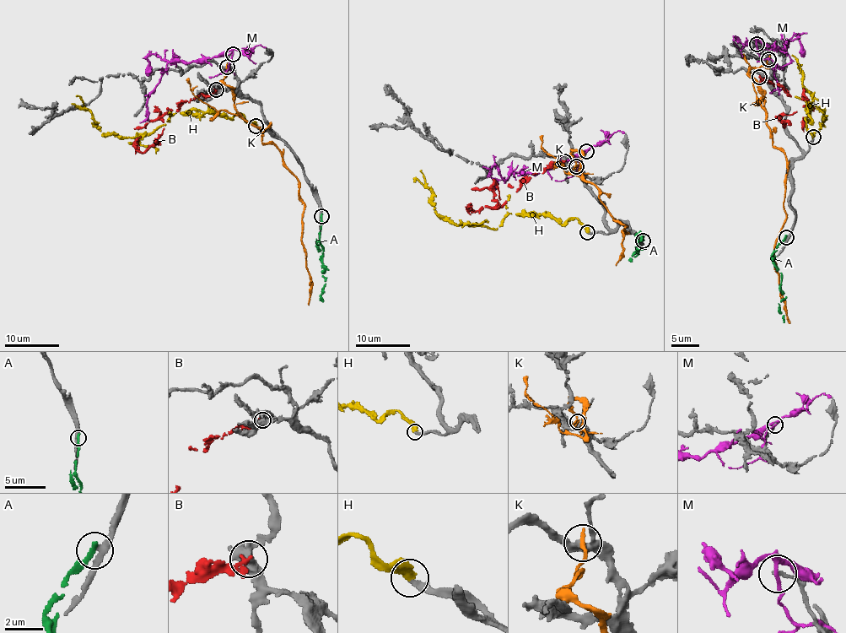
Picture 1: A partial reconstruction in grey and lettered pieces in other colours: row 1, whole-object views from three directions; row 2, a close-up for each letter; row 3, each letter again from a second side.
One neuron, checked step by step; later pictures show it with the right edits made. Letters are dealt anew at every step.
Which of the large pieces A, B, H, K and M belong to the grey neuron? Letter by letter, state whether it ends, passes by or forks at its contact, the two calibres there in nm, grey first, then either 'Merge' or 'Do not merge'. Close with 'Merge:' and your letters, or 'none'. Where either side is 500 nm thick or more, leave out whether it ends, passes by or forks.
A: It ends there. Thickness 300 nm (grey) against 240 nm. Do not merge
B: It ends there. Thickness 320 nm (grey) against 240 nm. Do not merge
H: It ends there. Thickness 240 nm (grey) against 320 nm. Merge
K: It ends there. Thickness 320 nm (grey) against 260 nm. Do not merge
M: It forks there. Thickness 190 nm (grey) against 180 nm. Do not merge
Merge: H

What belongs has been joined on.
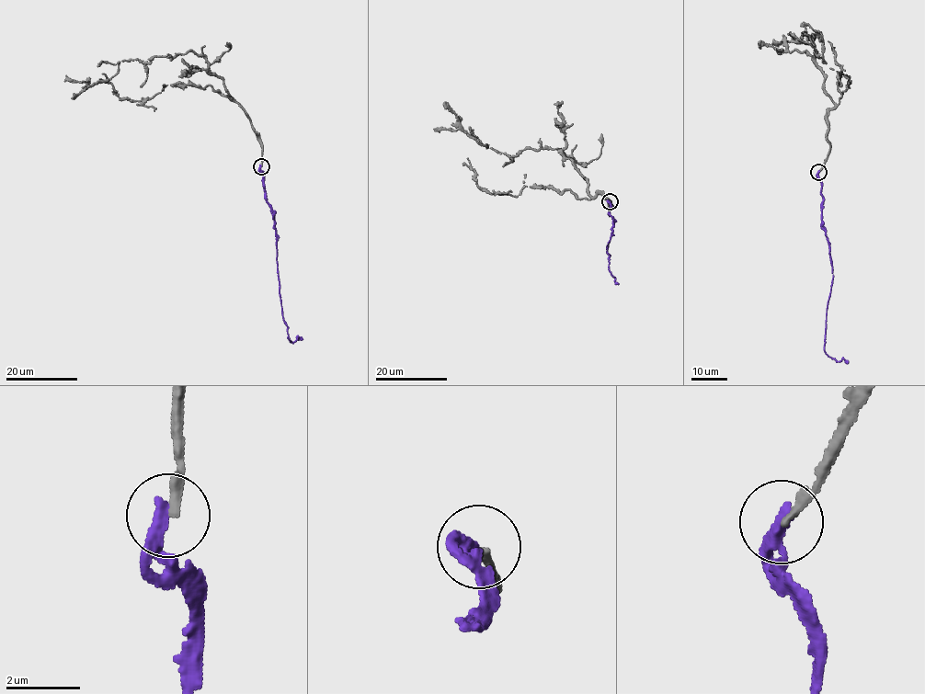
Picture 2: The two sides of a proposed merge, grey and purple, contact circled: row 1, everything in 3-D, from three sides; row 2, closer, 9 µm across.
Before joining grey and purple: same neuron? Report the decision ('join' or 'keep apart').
join

